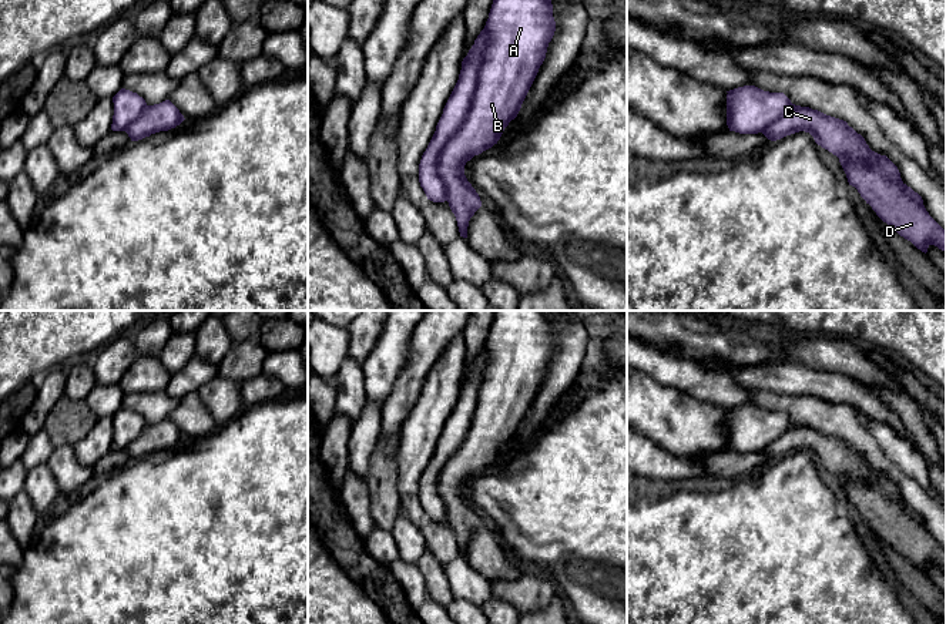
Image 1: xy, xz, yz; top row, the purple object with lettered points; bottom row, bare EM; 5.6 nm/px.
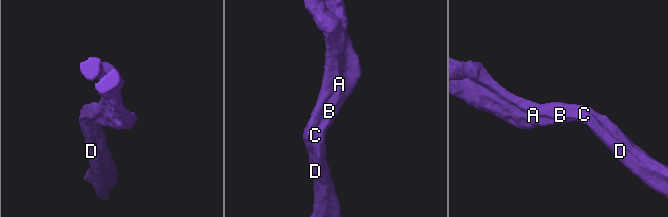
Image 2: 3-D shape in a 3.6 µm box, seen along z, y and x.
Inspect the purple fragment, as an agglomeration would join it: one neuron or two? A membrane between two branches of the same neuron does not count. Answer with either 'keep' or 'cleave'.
cleave

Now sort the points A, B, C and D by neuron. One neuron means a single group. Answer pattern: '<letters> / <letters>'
A B C / D

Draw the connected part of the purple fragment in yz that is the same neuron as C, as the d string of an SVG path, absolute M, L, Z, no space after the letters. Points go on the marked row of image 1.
M796 105L766 127L762 134L776 141L799 131L809 132L818 145L839 160L858 158L873 164L888 181L900 187L913 201L925 207L922 197L902 181L898 167L886 155L872 151L865 138L843 120Z

